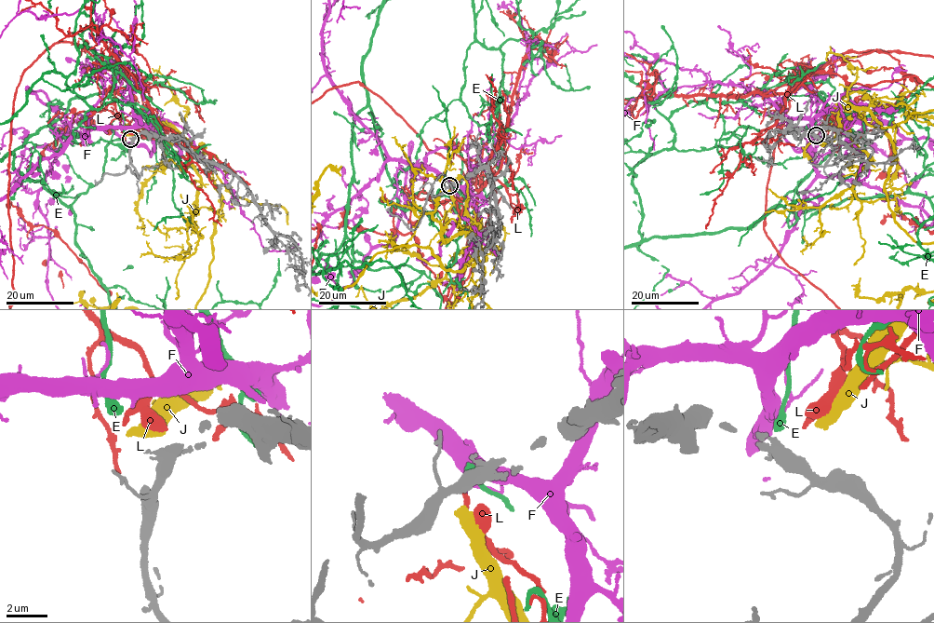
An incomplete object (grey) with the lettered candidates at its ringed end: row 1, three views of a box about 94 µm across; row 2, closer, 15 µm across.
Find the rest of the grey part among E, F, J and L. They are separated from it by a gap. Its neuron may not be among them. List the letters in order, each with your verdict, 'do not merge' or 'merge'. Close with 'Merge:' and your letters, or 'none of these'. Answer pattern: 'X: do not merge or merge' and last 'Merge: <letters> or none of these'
E: do not merge
F: do not merge
J: do not merge
L: do not merge
Merge: none of these

